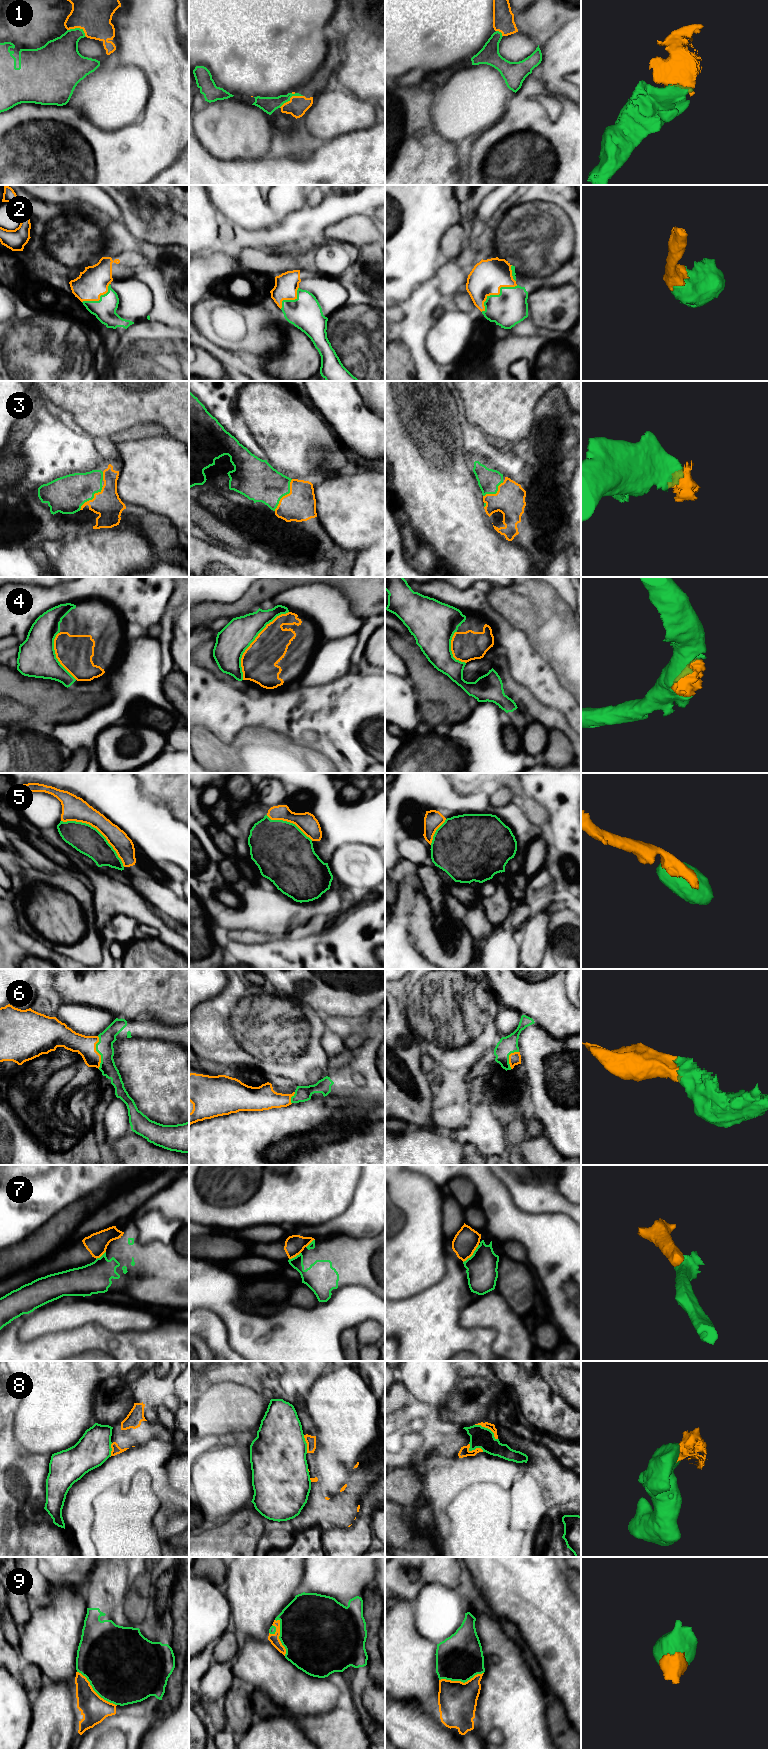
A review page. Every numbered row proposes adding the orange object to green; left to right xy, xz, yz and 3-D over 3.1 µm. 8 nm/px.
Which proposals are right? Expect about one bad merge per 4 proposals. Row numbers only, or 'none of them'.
1, 2, 3, 4, 5, 6, 9

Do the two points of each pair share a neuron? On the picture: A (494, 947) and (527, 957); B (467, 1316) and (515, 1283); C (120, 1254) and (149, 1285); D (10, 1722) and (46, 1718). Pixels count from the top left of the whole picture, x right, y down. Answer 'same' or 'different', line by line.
A: different
B: different
C: same
D: different

